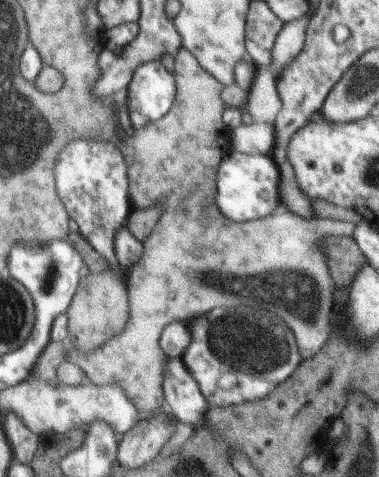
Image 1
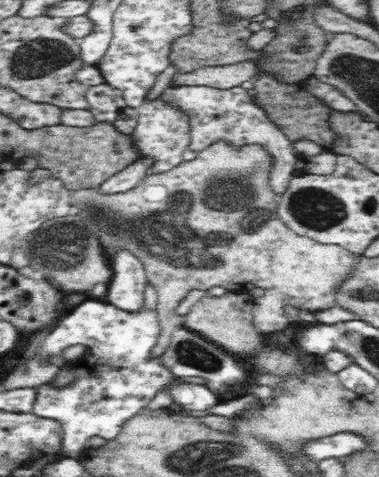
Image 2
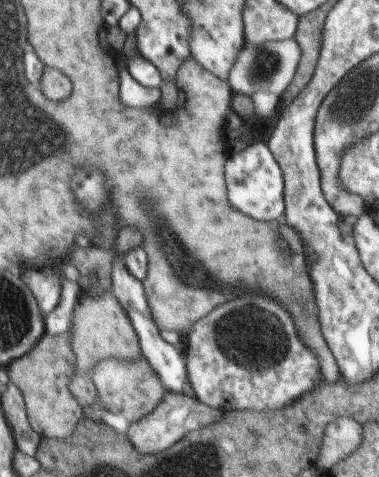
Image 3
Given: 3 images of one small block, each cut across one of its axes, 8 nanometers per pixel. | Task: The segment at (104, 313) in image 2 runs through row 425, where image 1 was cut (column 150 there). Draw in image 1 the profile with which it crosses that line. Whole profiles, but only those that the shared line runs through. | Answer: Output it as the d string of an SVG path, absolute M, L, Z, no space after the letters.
M161 60L139 64L131 72L131 82L123 94L125 96L123 102L127 104L127 116L129 116L133 130L147 128L149 124L157 122L161 116L169 114L173 104L175 104L175 96L179 94L177 88L179 88L179 84L175 84L175 76L171 74L171 70L167 66L161 64Z

